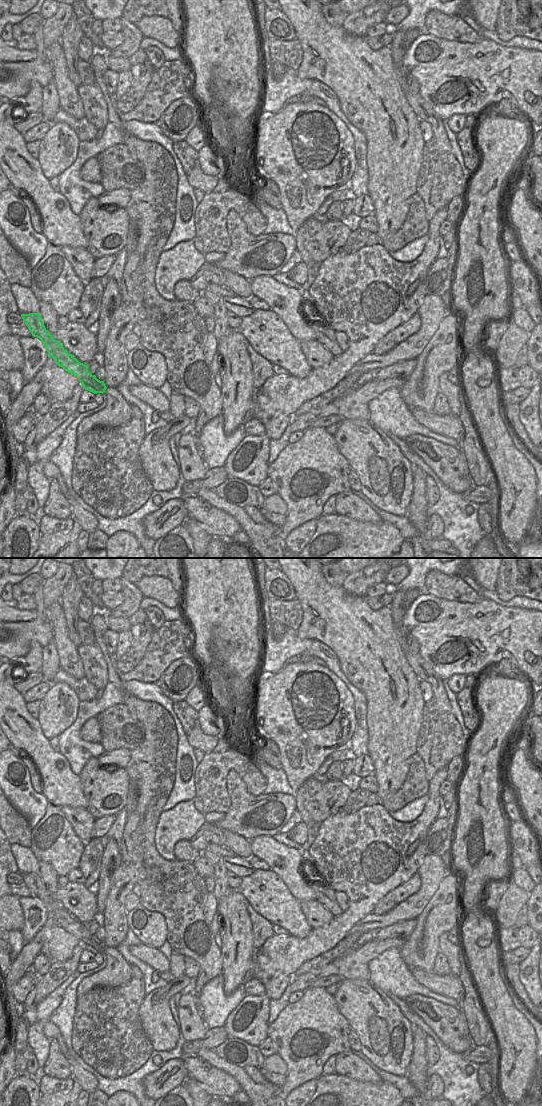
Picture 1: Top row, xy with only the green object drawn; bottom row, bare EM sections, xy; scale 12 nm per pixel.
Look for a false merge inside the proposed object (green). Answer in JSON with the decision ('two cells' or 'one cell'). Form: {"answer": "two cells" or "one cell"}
{"answer": "one cell"}

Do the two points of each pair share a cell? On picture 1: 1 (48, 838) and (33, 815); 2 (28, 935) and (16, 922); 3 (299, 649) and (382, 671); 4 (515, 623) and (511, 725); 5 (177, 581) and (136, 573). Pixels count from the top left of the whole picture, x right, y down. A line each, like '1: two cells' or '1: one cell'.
1: two cells
2: two cells
3: two cells
4: two cells
5: one cell

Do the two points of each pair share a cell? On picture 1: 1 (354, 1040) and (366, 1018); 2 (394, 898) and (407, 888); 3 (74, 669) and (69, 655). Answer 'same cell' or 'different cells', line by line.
1: different cells
2: same cell
3: same cell

